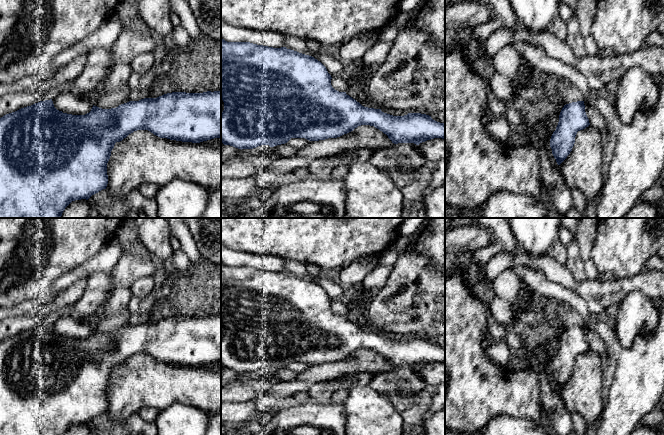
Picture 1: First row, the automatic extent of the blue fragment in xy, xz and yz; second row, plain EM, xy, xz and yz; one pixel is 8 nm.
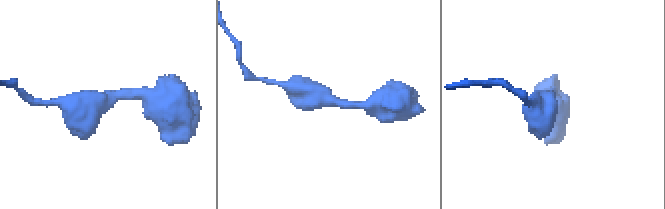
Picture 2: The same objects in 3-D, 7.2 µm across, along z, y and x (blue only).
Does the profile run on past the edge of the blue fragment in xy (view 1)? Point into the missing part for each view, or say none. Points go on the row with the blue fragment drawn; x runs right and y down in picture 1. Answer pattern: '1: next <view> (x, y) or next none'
1: next none

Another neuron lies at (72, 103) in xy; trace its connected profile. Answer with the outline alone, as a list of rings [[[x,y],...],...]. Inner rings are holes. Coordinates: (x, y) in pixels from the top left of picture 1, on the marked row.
[[[56,92],[52,96],[54,107],[63,113],[72,115],[85,115],[93,107],[84,97],[84,95],[74,92]]]

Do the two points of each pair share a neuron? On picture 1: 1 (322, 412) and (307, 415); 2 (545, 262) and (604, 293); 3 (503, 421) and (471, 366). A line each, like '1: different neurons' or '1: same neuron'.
1: same neuron
2: same neuron
3: different neurons

